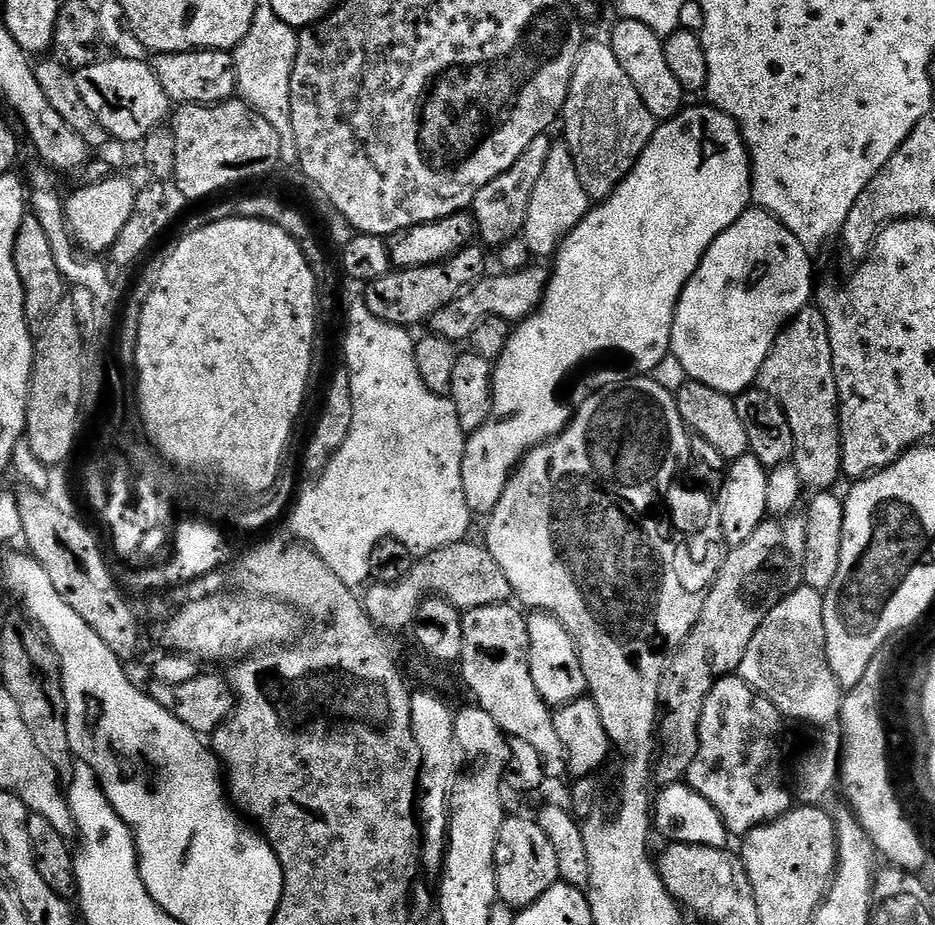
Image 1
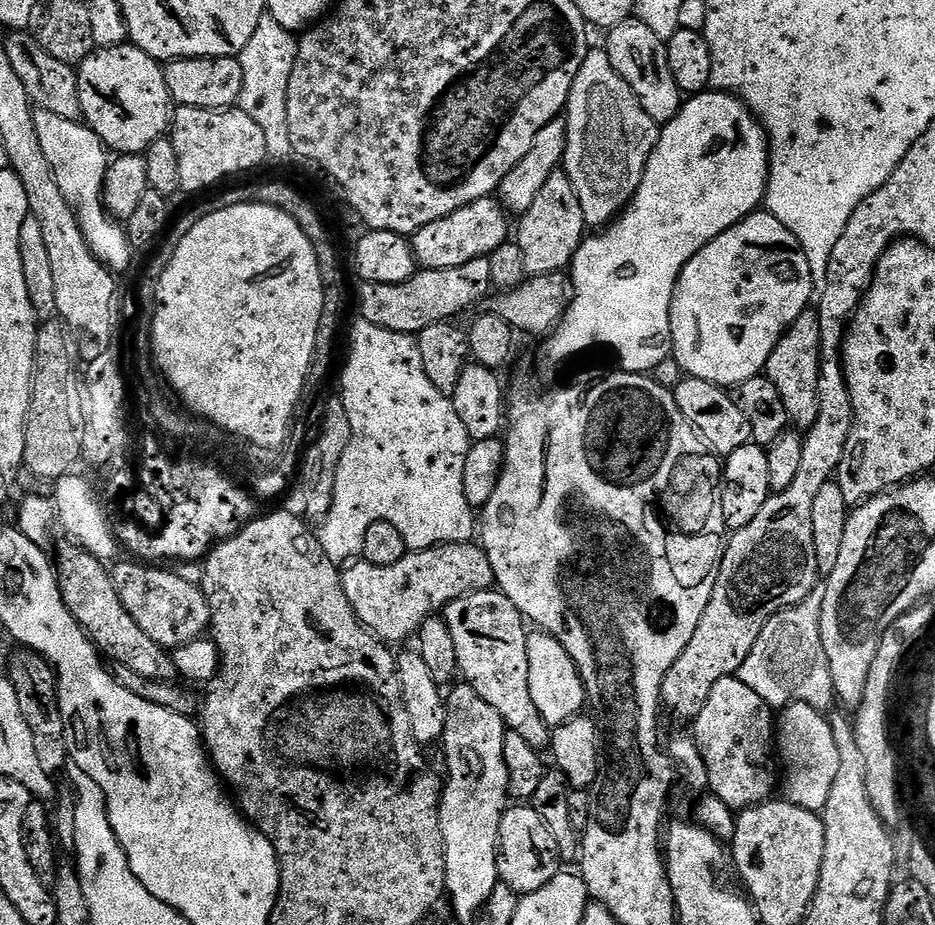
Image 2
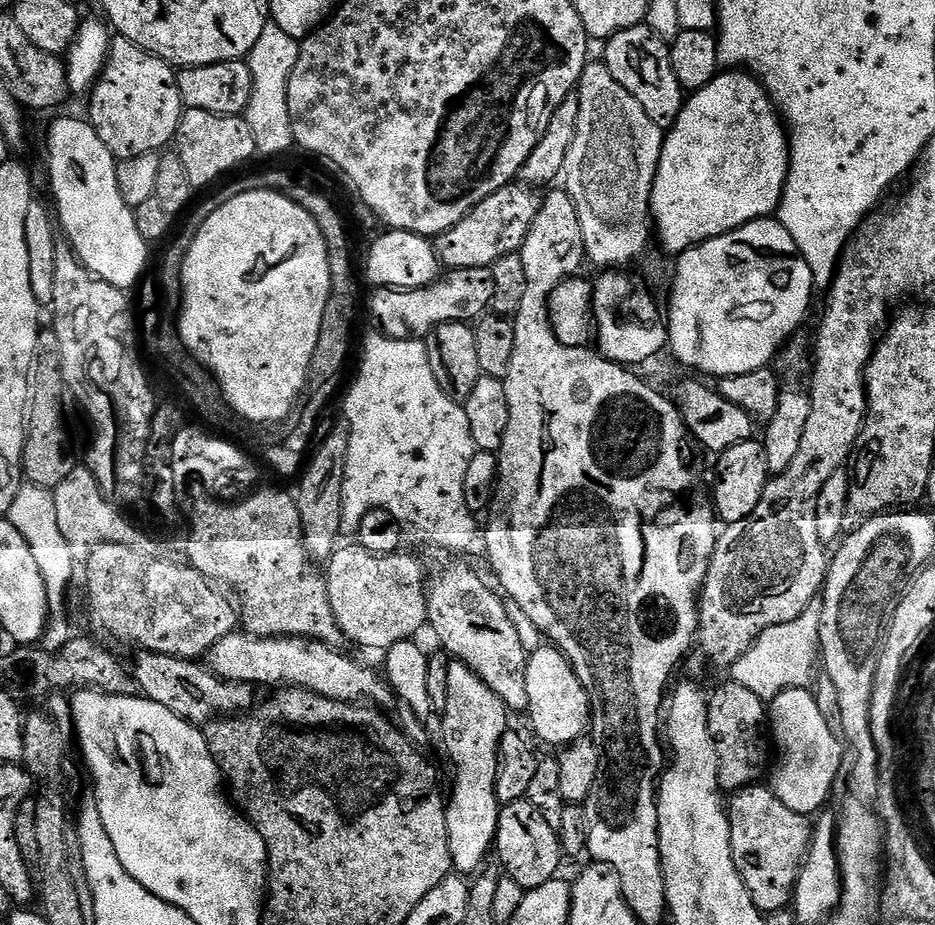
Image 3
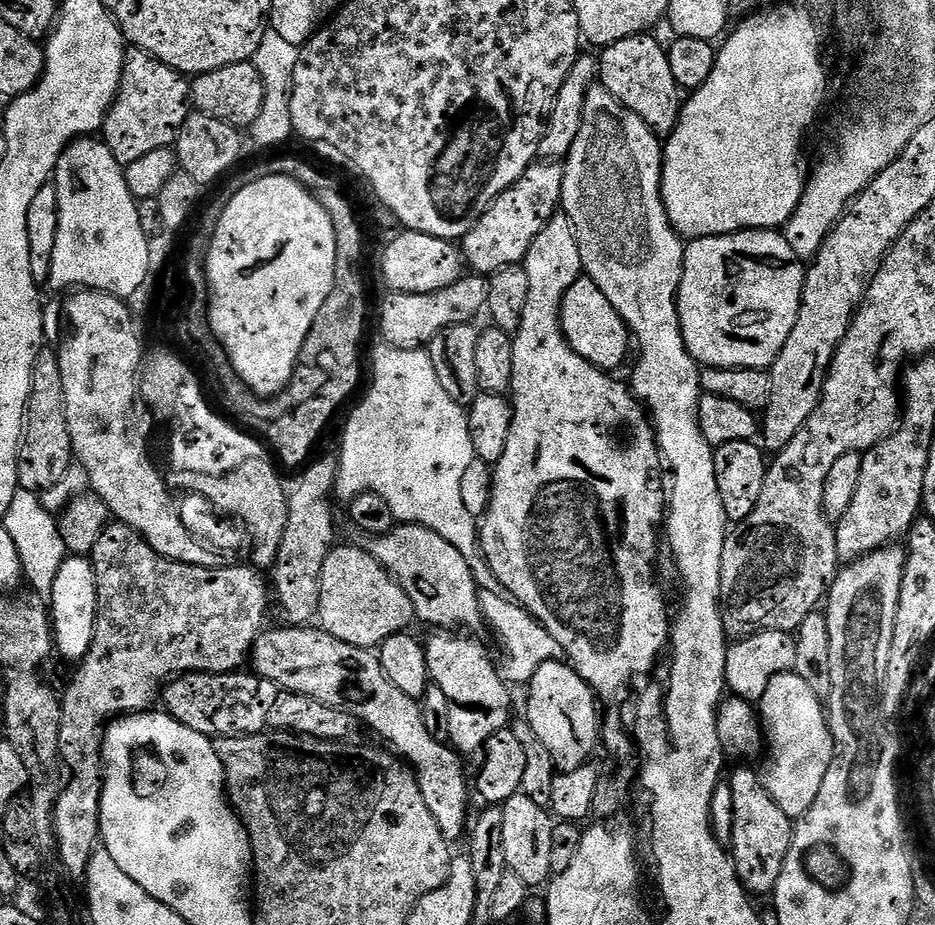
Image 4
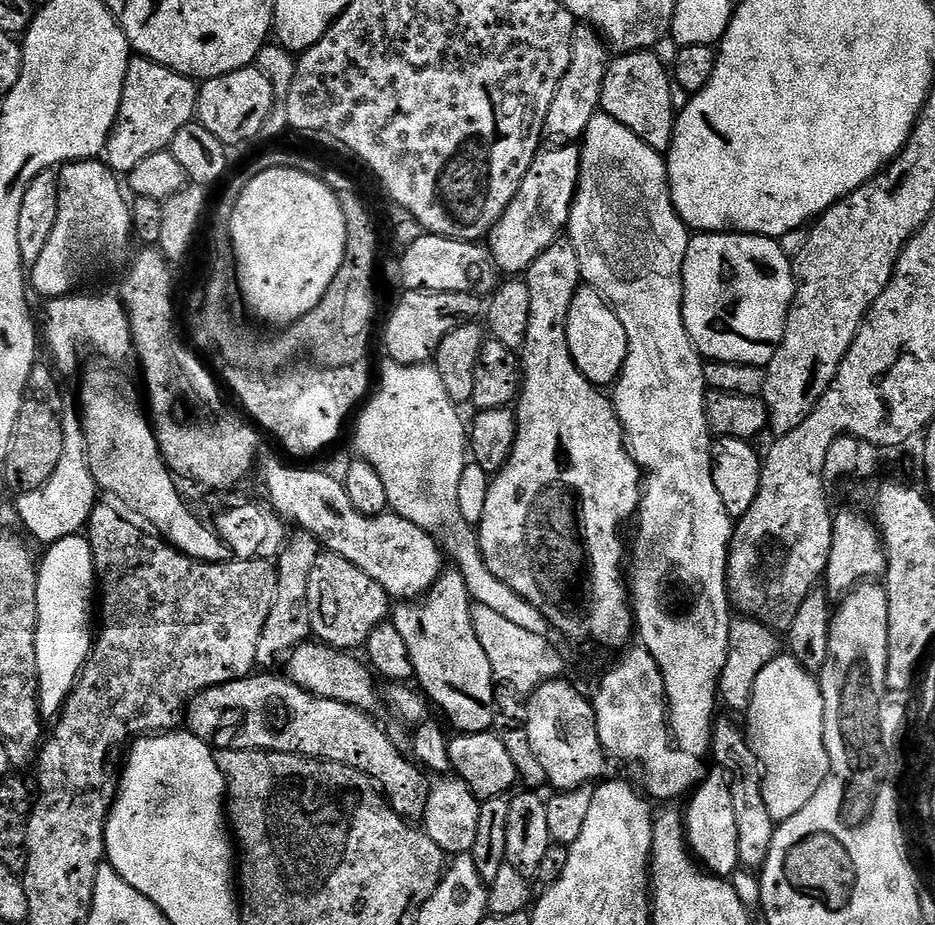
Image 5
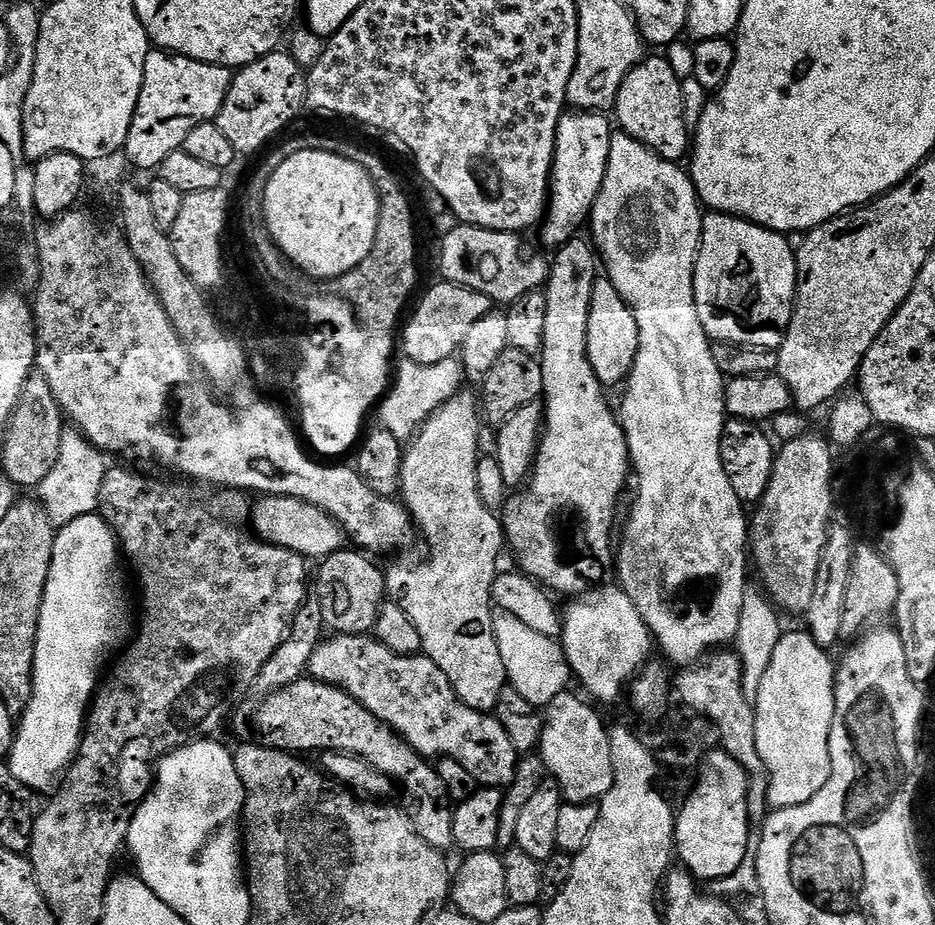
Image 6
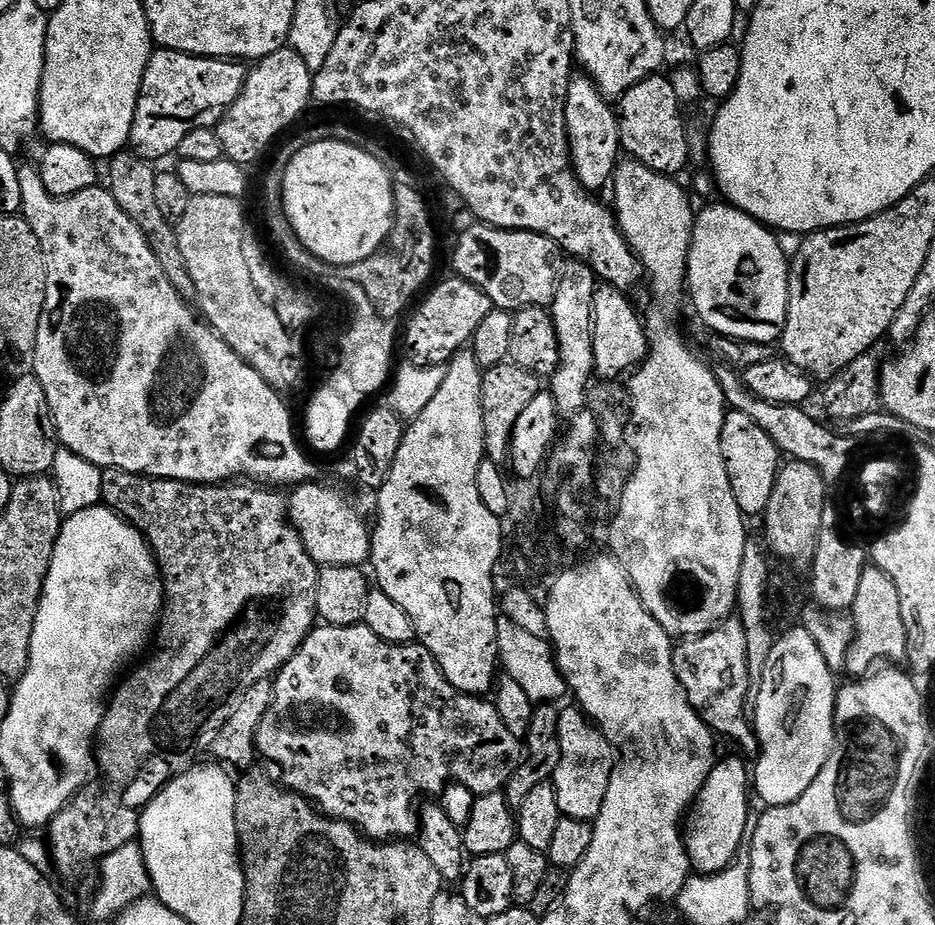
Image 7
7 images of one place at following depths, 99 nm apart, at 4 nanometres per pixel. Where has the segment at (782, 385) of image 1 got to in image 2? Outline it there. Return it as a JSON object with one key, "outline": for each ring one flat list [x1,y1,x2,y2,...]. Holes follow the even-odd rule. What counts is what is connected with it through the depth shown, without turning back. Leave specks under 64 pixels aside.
{"outline":[[806,310,798,314,798,318,784,336,774,346,768,359,766,375,770,382,782,394,782,402,788,411,788,419,797,429,807,430,818,423,818,374,820,373,820,343,822,330,820,319,815,310]]}

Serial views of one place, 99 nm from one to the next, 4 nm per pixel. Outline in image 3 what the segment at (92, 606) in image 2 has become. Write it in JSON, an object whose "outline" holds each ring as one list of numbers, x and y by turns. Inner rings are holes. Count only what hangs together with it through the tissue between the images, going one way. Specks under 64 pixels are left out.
{"outline":[[141,651,137,656,140,657,136,660,134,675,145,700,158,702,158,706,166,706,170,714,178,714,178,718,197,726,207,725,221,715,220,700,227,698,229,685,203,663,157,652]]}

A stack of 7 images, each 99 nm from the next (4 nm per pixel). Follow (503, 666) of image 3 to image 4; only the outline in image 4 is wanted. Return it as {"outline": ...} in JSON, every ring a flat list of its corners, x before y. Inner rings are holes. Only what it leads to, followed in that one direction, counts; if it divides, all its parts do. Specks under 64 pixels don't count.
{"outline":[[397,523,388,533,375,537,371,543,372,557,396,578,402,590,406,590,419,619,421,616,428,624,440,624,436,626,444,630,455,629,455,624,465,624,468,628,482,624,481,589,476,575,472,573,462,550,458,550,458,546,450,546,442,534,421,524]]}

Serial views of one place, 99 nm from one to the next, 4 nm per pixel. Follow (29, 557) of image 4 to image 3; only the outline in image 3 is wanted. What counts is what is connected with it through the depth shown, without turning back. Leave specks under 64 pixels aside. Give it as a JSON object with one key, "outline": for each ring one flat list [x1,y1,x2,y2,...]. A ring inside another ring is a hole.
{"outline":[[23,483,6,516,14,528,22,534,22,538,25,538,35,561,37,561,38,570,42,573,46,585,48,626,41,636,40,647,50,654,56,654,76,636,76,630,70,622,66,604,66,594,74,576,76,563,70,546,60,533,54,495,49,489,38,487,36,484]]}

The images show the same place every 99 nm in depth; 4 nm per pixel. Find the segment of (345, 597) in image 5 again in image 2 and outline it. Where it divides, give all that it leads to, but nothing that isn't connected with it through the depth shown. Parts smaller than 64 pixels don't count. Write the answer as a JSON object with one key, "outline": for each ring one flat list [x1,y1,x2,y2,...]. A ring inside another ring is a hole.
{"outline":[[476,542,439,544,437,548,427,548,421,552,407,551,400,561,388,566,352,562,343,569,342,579,346,598,354,614,373,636,378,636,385,642,404,640,407,636,415,637,420,631,422,622,426,622,433,614,447,608,450,602,468,596,472,592,487,592,496,584,494,566,490,566,490,558,484,553,483,547]]}

